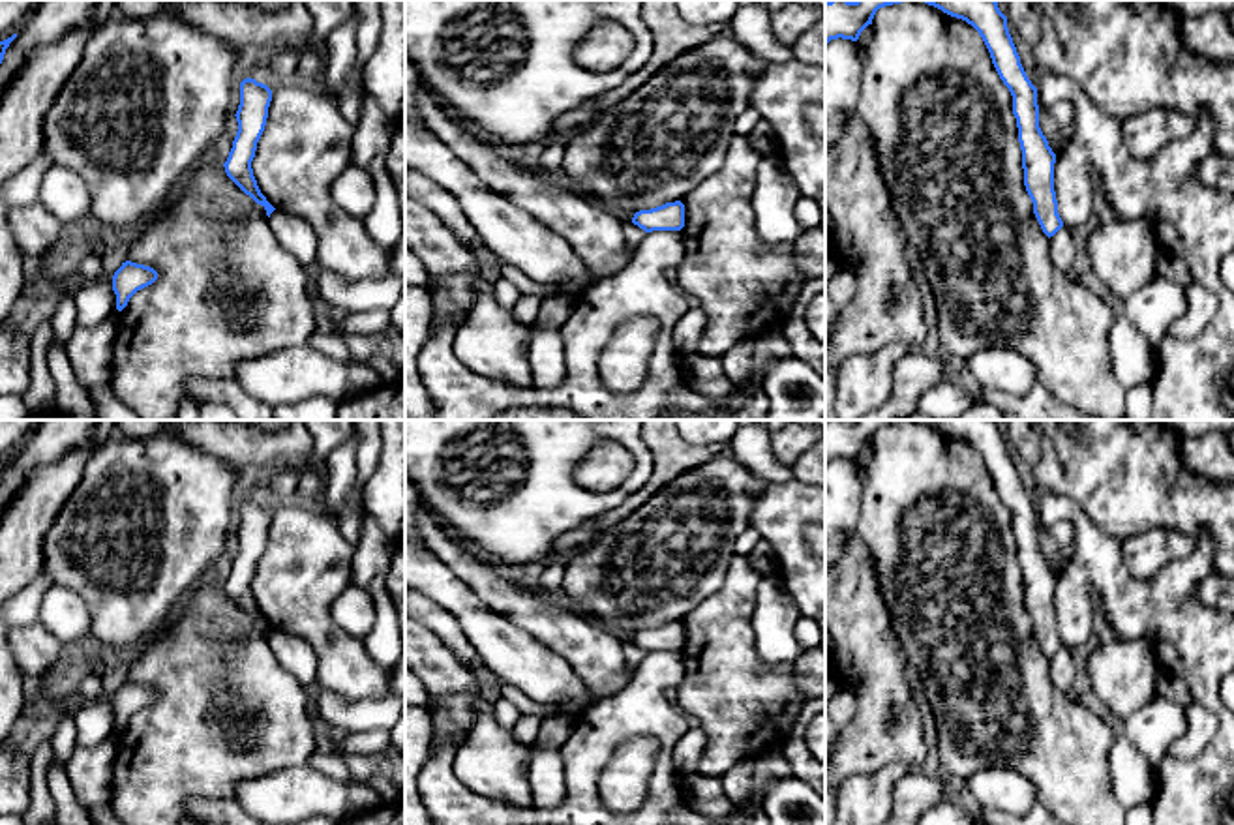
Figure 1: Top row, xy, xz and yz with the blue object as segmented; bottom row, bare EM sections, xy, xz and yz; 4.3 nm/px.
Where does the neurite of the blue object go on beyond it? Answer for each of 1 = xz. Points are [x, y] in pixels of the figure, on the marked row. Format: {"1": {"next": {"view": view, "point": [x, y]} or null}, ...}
{"1": {"next": null}}

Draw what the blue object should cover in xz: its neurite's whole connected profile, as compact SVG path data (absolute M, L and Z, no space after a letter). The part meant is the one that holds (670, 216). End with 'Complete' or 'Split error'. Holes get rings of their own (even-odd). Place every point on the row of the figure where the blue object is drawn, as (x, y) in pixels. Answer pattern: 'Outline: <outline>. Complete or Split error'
Outline: M675 201L651 210L640 210L634 214L632 223L645 232L681 231L685 227L685 204Z. Complete

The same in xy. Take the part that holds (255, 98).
Outline: M255 79L240 82L240 105L236 111L238 131L233 141L227 161L223 163L227 176L257 204L266 210L266 216L276 210L261 193L253 176L251 161L255 158L257 142L264 131L272 90Z. Complete

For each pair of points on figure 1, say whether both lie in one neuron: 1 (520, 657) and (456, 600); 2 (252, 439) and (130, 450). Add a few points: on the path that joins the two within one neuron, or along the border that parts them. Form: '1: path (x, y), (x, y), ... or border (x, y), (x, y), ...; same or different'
1: path (505, 647), (471, 614); same
2: border (184, 439), (231, 462); different

